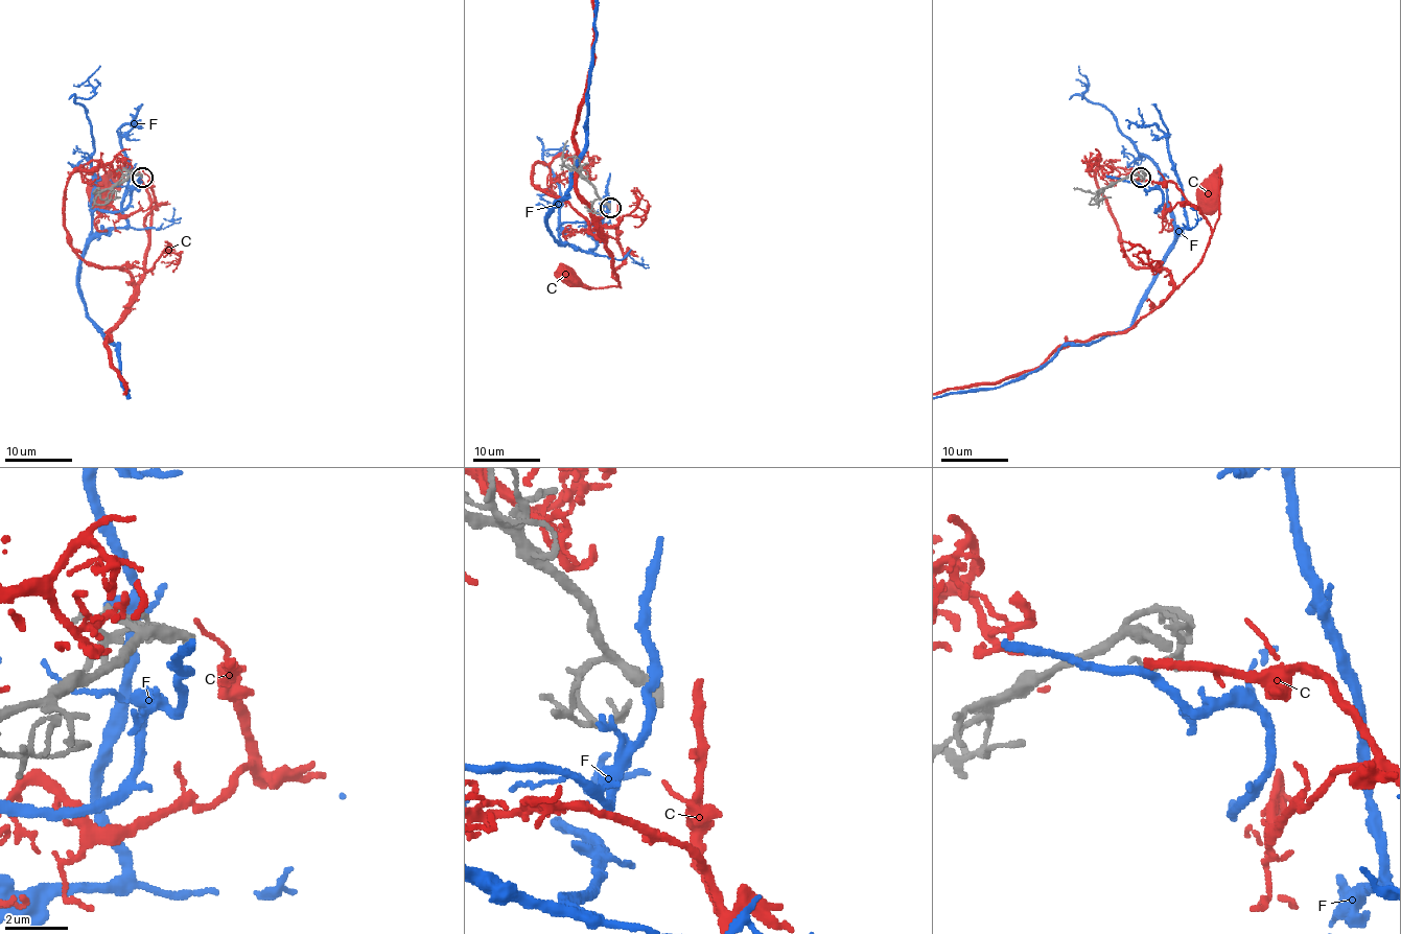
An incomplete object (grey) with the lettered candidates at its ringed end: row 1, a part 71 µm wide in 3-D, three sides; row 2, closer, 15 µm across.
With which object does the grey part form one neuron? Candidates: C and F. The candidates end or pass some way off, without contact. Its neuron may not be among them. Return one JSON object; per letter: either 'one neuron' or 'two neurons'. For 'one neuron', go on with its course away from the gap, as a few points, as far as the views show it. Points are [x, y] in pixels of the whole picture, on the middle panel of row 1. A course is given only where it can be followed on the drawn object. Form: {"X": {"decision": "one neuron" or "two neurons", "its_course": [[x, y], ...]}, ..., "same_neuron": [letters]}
{"C": {"decision": "two neurons"}, "F": {"decision": "two neurons"}, "same_neuron": []}

